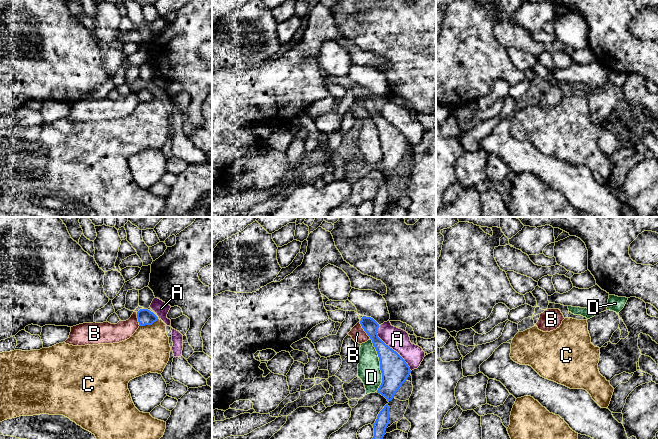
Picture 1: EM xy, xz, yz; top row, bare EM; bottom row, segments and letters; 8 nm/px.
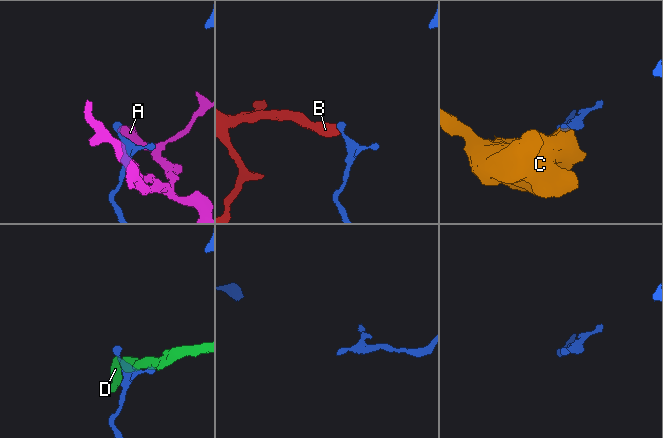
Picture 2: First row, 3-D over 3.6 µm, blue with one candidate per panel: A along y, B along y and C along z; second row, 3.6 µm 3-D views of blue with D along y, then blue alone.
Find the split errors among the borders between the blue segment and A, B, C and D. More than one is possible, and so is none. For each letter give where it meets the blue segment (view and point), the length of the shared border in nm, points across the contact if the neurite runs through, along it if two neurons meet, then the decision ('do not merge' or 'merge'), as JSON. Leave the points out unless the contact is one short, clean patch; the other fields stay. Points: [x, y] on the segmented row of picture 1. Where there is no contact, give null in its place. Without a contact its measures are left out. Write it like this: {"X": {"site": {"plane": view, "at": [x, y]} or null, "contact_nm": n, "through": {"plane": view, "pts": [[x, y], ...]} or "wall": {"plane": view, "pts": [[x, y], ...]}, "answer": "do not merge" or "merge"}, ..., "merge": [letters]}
{"A": {"site": {"plane": "xz", "at": [391, 348]}, "contact_nm": 440, "answer": "do not merge"}, "B": {"site": {"plane": "xz", "at": [364, 330]}, "contact_nm": 170, "wall": {"plane": "xz", "pts": [[359, 321], [363, 330], [370, 338]]}, "answer": "do not merge"}, "C": {"site": {"plane": "xy", "at": [149, 324]}, "contact_nm": 160, "wall": {"plane": "xy", "pts": [[158, 319], [151, 324], [140, 326]]}, "answer": "do not merge"}, "D": {"site": {"plane": "xz", "at": [380, 365]}, "contact_nm": 440, "answer": "do not merge"}, "merge": []}

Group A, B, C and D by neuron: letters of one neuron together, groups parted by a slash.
A / B D / C

